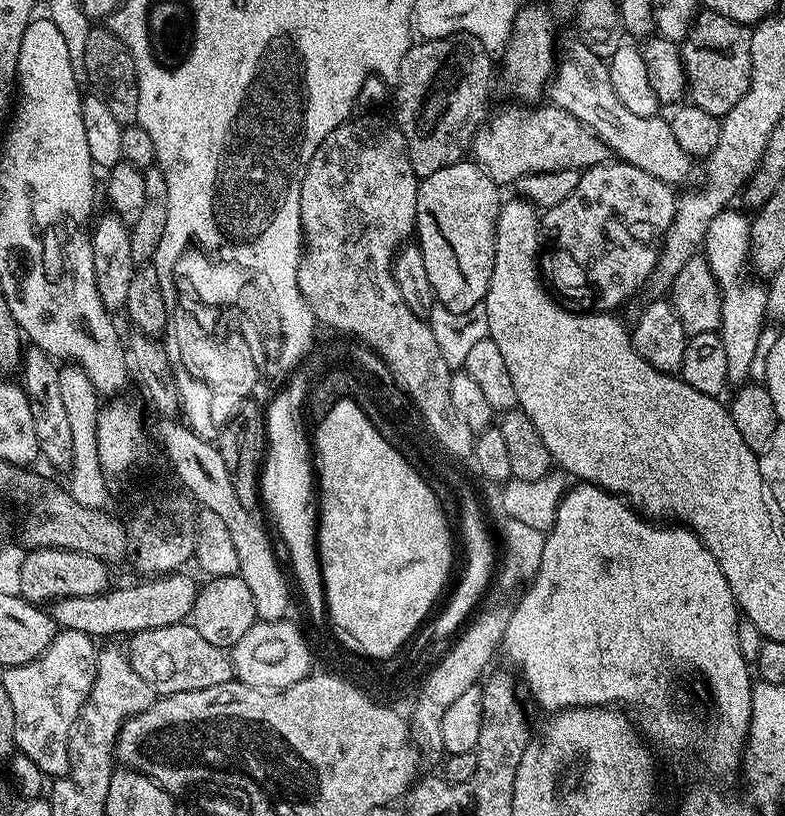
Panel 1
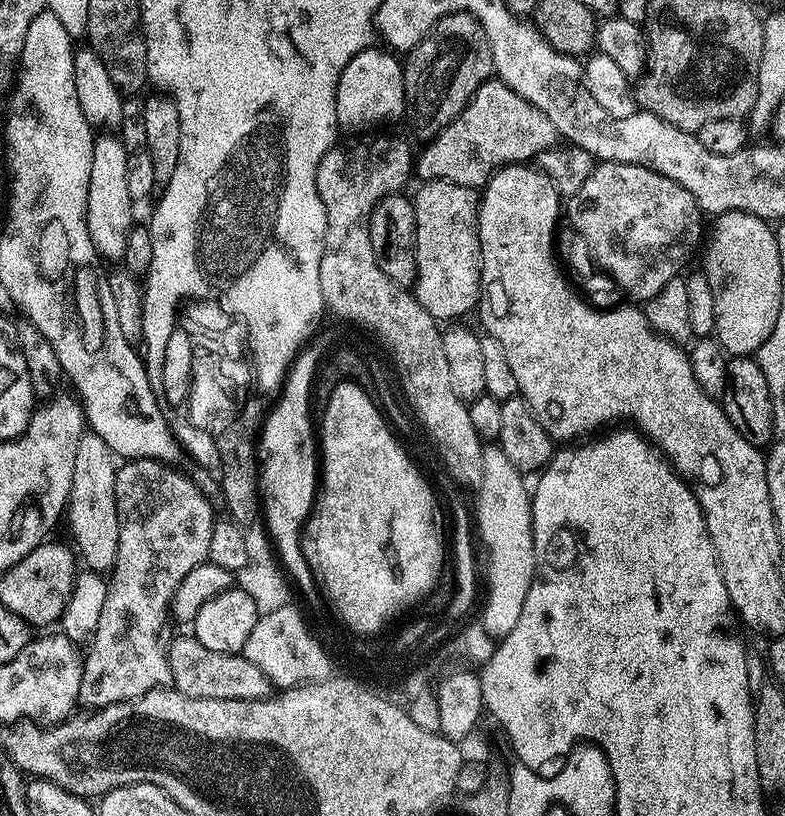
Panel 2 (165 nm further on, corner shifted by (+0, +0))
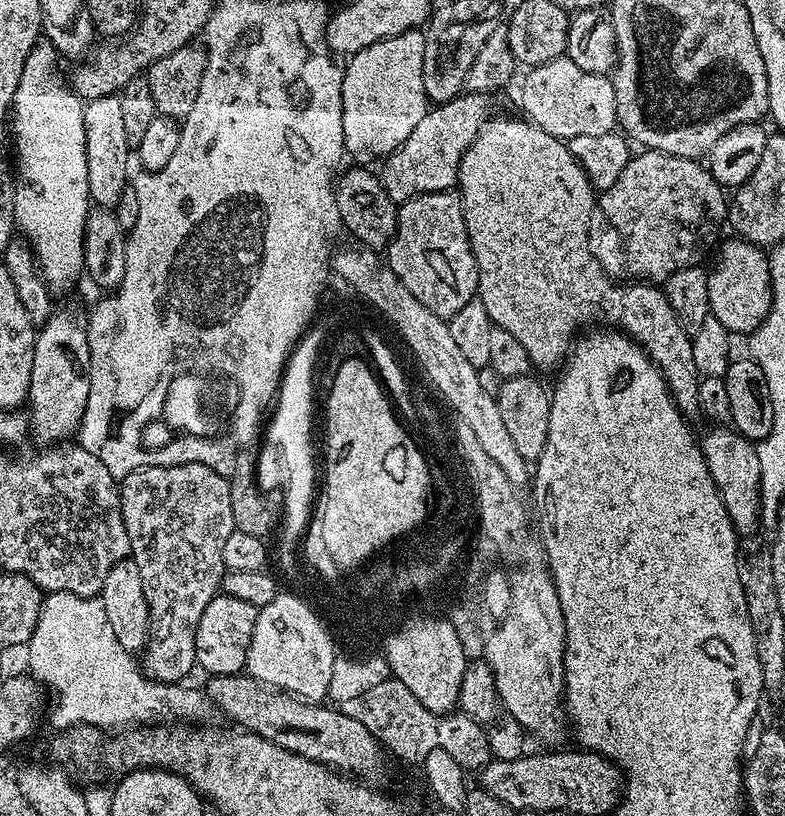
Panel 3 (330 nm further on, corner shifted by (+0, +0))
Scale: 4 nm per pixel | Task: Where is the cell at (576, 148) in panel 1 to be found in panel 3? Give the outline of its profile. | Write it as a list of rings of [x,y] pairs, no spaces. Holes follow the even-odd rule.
[[[464,92],[445,104],[429,107],[426,118],[418,122],[414,134],[410,134],[400,149],[390,153],[383,161],[382,179],[386,194],[390,194],[392,200],[403,202],[424,192],[455,189],[460,178],[462,158],[489,119],[488,100],[485,93]]]

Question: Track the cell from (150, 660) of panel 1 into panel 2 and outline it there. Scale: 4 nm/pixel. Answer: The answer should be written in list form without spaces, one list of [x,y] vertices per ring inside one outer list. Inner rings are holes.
[[[177,635],[168,646],[172,682],[177,692],[190,698],[230,698],[231,700],[263,700],[273,691],[272,681],[242,654],[218,654],[206,650],[195,635]]]

